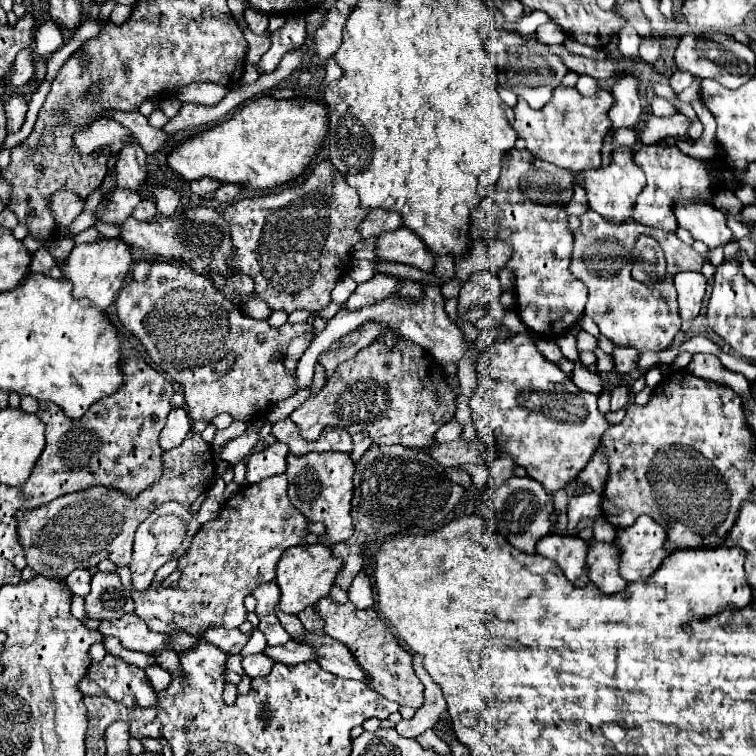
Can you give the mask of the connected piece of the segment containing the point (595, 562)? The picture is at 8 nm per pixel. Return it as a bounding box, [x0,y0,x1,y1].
[587,542,627,594]

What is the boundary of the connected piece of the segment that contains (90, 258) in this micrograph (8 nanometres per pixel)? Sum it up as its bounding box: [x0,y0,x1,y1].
[63,240,133,310]

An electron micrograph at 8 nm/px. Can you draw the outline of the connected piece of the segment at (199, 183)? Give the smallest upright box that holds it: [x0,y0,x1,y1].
[191,178,219,196]

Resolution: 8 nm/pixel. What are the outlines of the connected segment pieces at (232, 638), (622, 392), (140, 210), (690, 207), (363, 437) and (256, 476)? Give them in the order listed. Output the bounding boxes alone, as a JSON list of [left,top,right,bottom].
[[203,628,251,654],[611,386,629,412],[131,200,157,222],[675,202,733,248],[351,432,373,462],[245,442,289,484]]

